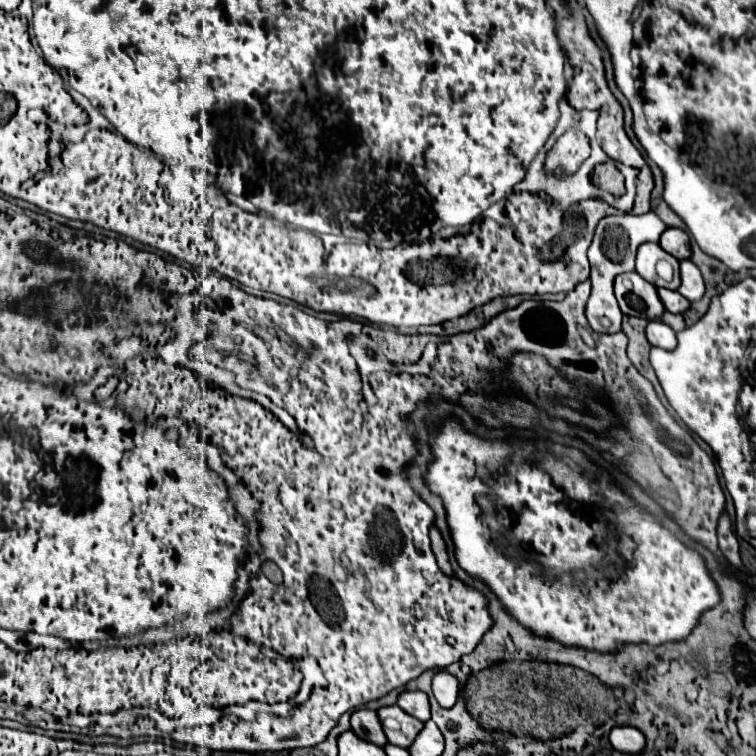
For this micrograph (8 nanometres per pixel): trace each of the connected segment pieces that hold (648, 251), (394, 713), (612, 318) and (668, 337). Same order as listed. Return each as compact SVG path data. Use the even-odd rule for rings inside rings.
M646 243L646 245L638 247L638 255L636 255L636 273L638 273L638 275L642 275L648 283L658 285L658 287L664 287L664 285L666 285L668 289L678 289L678 287L680 287L678 261L676 261L672 255L664 253L664 251L660 249L660 245L658 245L658 243ZM660 259L666 259L666 261L674 267L674 279L672 279L670 283L664 283L664 281L656 275L654 265L656 265Z
M398 705L378 709L378 717L380 717L383 727L384 719L388 719L388 717L392 717L392 721L398 723L396 729L391 730L400 729L400 731L392 731L392 733L396 733L396 735L390 737L390 743L392 743L392 745L398 745L398 747L410 747L410 743L416 739L416 735L418 735L418 733L422 731L422 727L424 727L422 721L418 721L418 719L414 719L414 717L410 717L410 715L406 715Z
M596 281L592 287L592 295L586 305L586 319L590 327L598 333L618 333L622 311L618 307L618 301L614 297L614 289L610 283Z
M654 319L648 323L646 337L648 337L650 345L654 345L654 347L662 347L666 351L676 347L676 333L666 323L662 323L660 319Z

